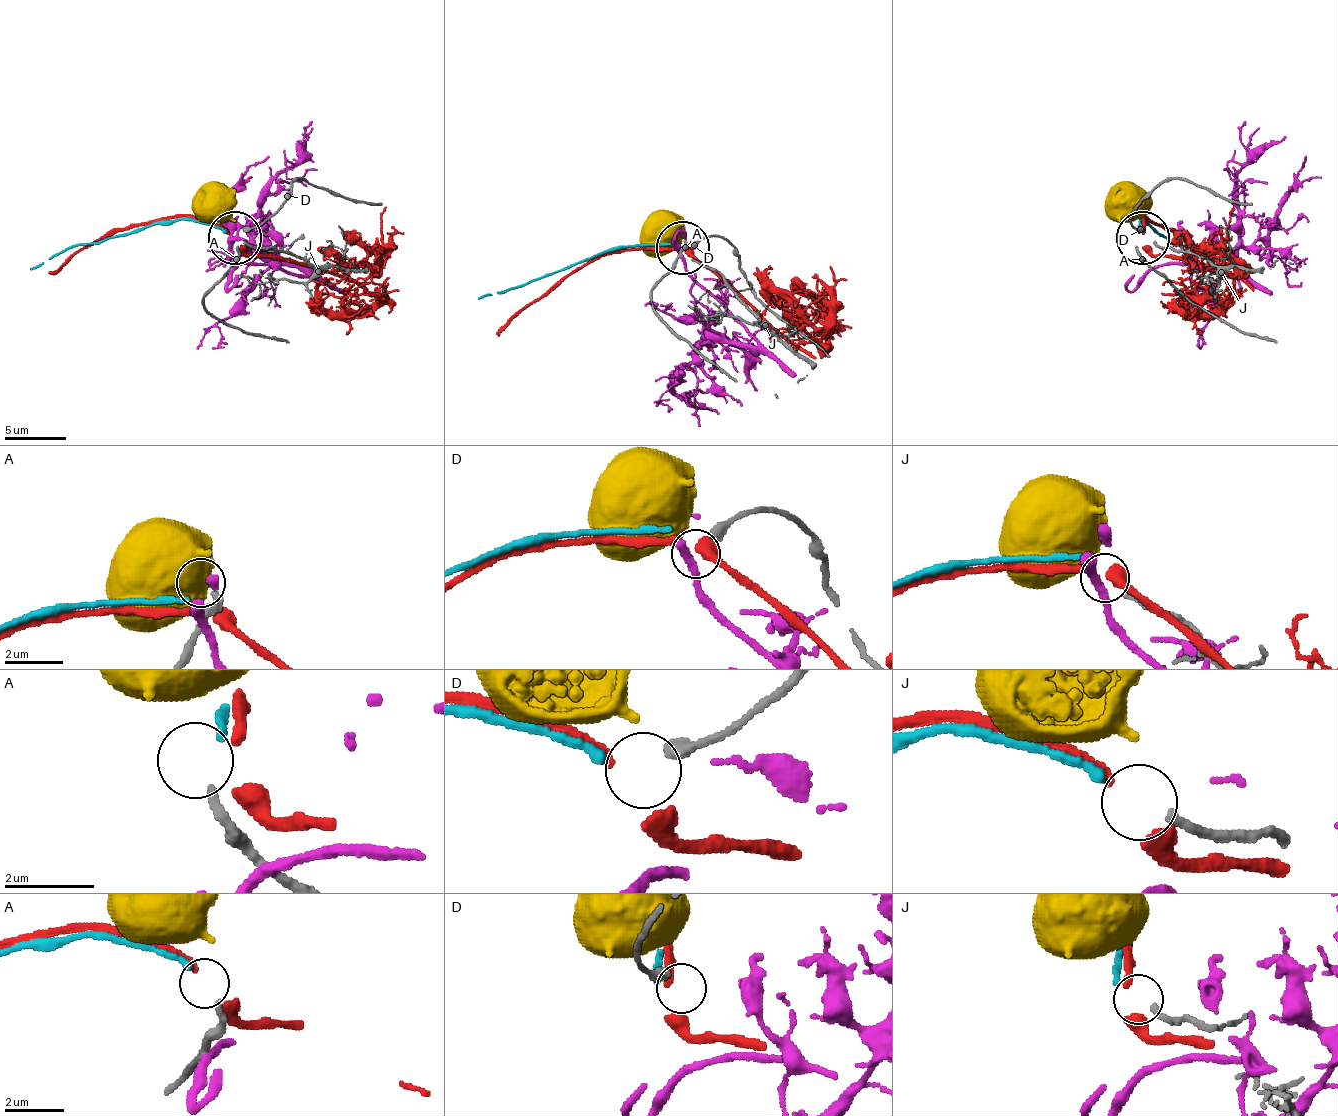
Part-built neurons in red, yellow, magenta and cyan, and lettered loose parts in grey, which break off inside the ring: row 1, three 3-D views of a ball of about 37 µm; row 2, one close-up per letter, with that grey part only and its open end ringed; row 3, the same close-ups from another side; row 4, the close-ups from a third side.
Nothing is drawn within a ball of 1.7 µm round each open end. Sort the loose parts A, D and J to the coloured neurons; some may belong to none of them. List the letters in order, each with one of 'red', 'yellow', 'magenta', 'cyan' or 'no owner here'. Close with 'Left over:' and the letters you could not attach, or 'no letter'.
A: cyan
D: no owner here
J: no owner here
Left over: D, J

